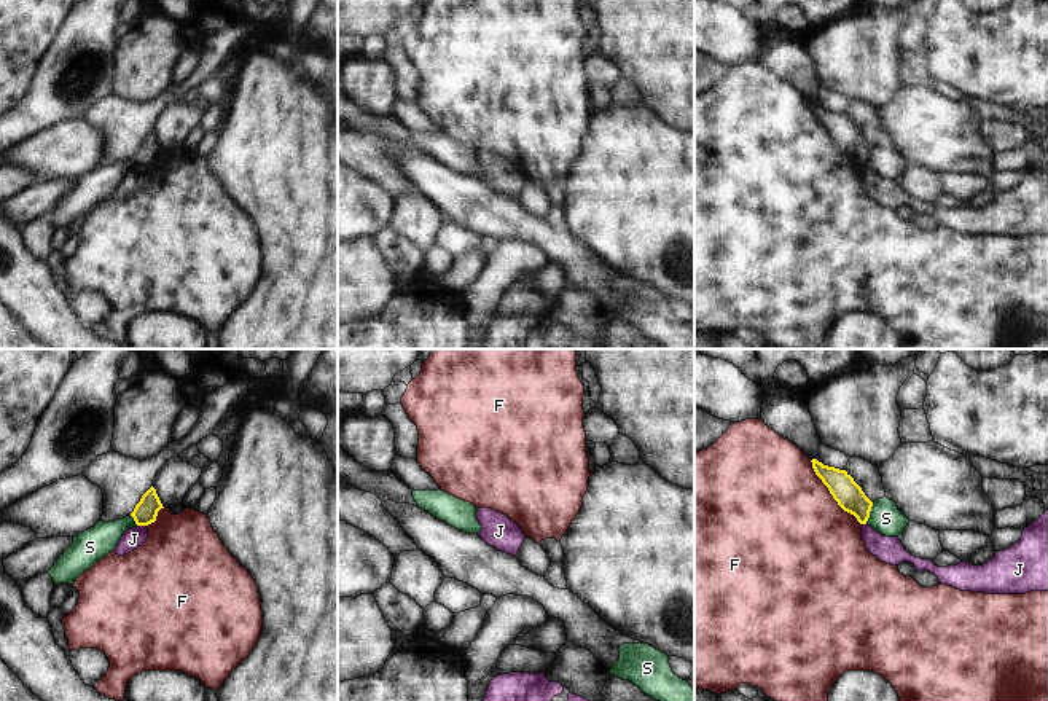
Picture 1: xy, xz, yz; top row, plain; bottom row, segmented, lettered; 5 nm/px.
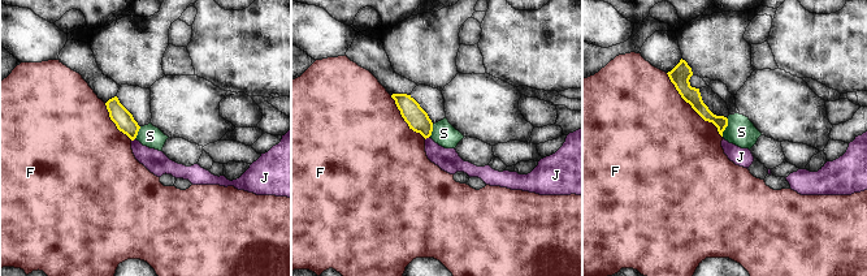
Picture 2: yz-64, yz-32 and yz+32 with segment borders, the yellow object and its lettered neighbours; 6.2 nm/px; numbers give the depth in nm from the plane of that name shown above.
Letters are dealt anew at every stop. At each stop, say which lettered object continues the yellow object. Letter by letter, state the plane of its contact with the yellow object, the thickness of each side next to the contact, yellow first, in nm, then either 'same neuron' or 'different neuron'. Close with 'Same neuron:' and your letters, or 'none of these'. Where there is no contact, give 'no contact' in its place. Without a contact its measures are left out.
F: contact in yz; calibres 140 and 500 nm; different neuron
J: contact in xy; calibres 120 and 100 nm; different neuron
S: contact in yz; calibres 140 and 160 nm; different neuron
Same neuron: none of these

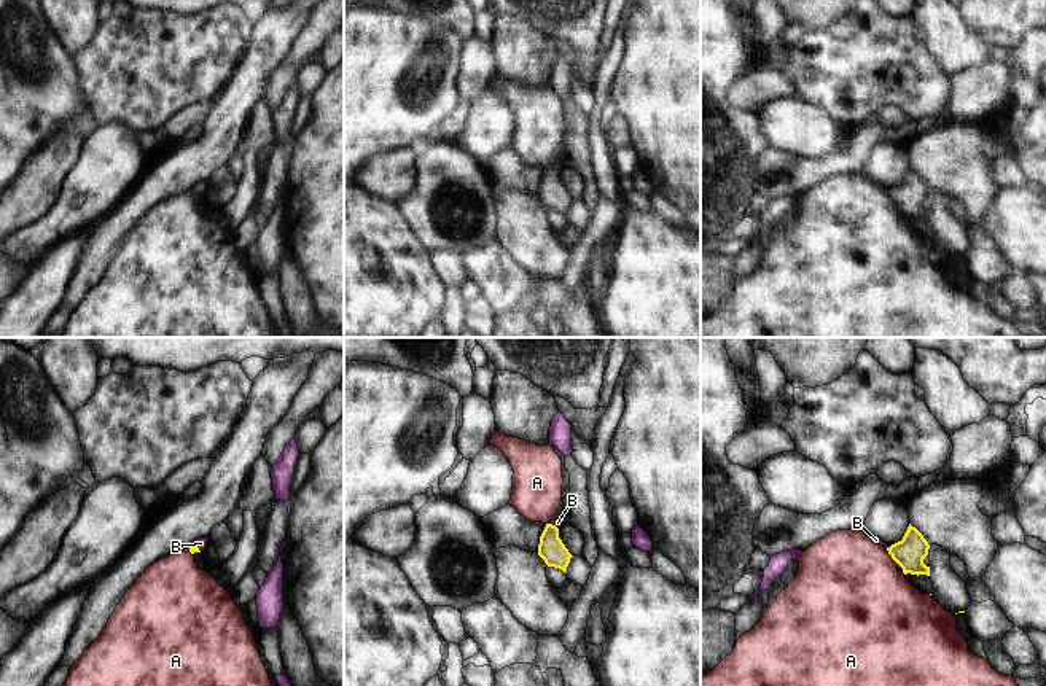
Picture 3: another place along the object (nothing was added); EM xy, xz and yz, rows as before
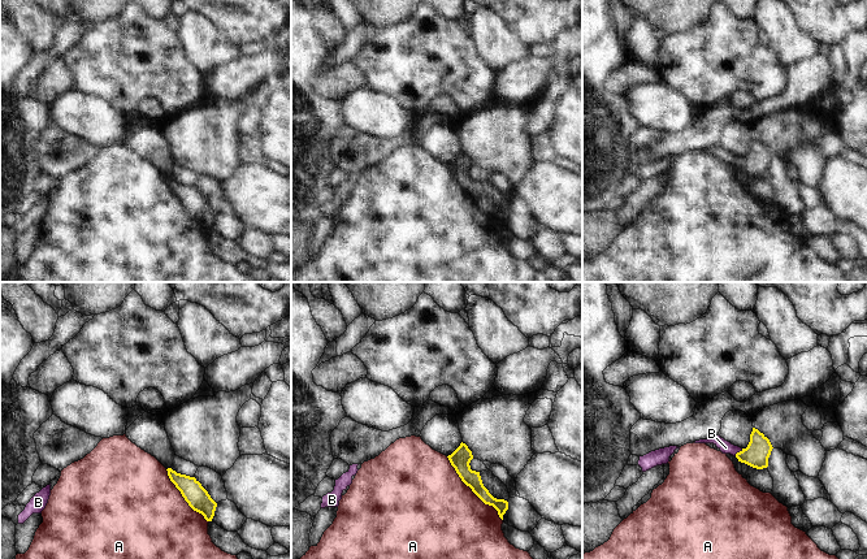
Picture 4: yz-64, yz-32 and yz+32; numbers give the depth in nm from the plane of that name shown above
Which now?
A: contact in yz; calibres 160 and 480 nm; different neuron
B: contact in xy; calibres 40 and 60 nm; same neuron
Same neuron: B

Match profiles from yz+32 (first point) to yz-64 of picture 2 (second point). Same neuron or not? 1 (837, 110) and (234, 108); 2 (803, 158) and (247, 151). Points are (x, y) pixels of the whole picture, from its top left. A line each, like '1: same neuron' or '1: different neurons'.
1: same neuron
2: same neuron

